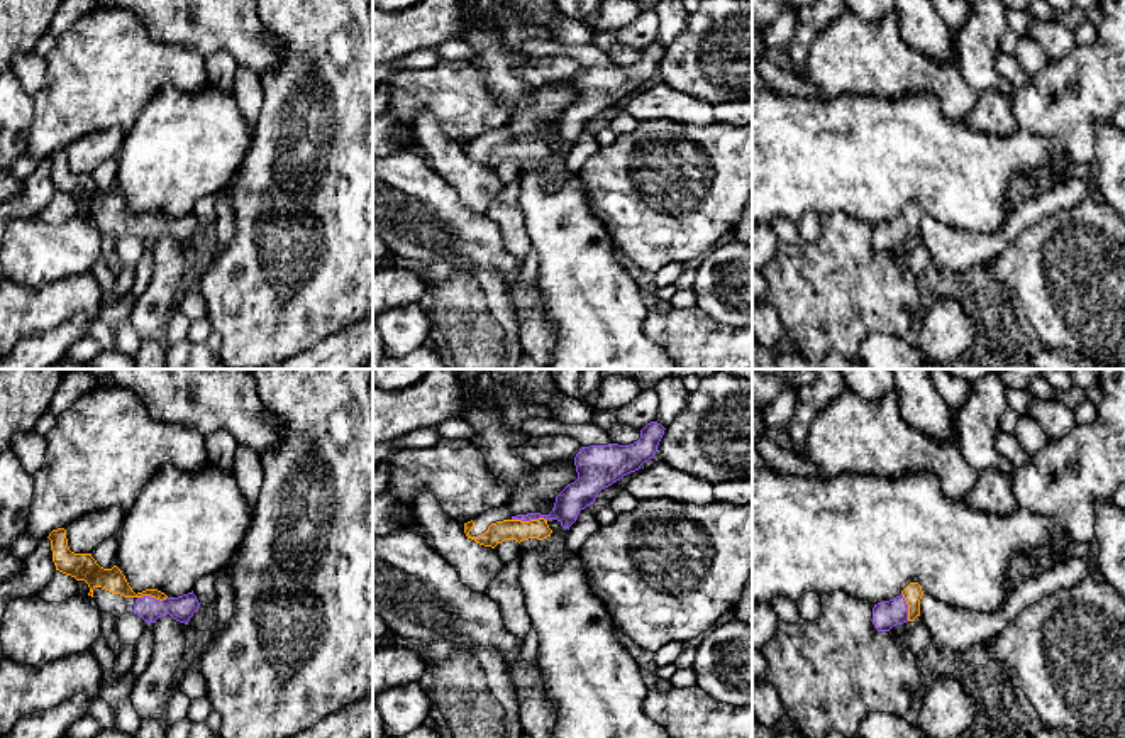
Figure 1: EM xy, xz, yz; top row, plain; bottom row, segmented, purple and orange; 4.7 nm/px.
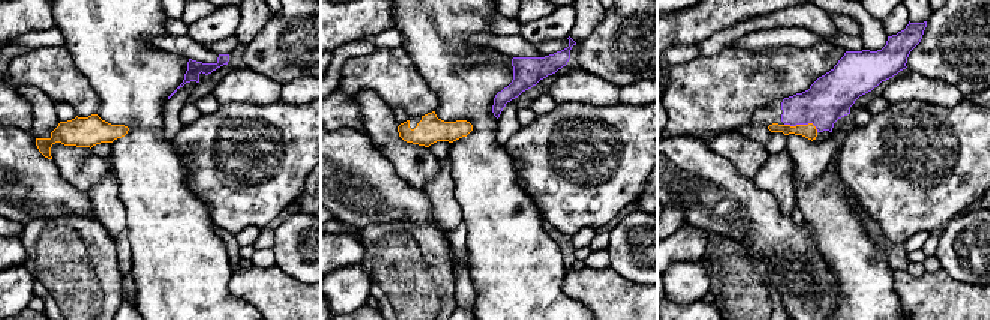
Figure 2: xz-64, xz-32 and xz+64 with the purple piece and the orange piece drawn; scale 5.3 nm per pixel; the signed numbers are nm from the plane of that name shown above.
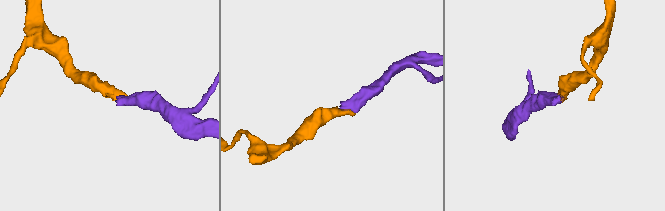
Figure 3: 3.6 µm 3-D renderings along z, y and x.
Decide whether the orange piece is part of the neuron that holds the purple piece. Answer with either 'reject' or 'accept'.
accept

